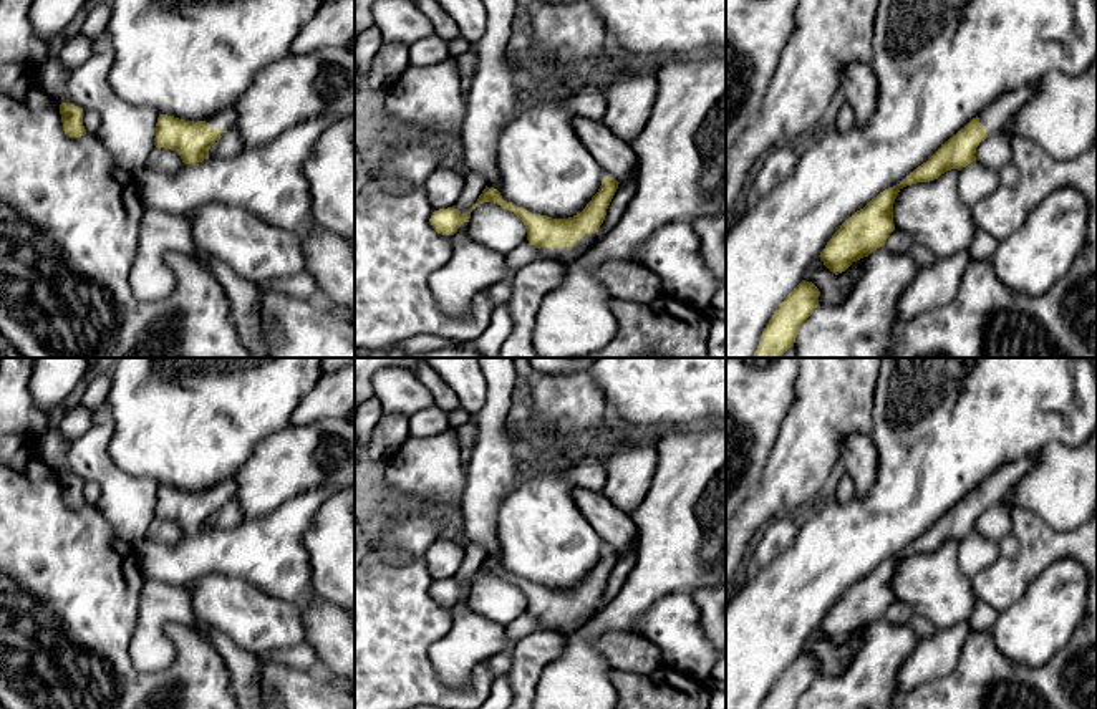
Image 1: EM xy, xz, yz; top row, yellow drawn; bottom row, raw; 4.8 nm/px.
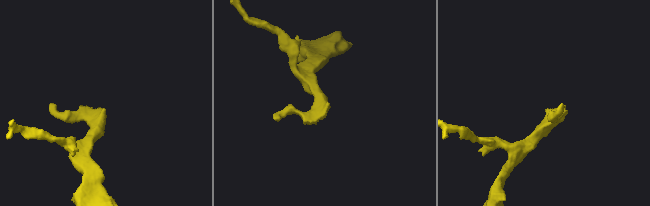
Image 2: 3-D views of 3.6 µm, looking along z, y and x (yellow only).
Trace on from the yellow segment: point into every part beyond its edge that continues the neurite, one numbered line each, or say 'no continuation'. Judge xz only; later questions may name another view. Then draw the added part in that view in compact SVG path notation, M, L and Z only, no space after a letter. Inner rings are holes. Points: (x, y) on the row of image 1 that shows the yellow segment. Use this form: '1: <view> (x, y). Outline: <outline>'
1: xz (681, 151). Outline: M726 56L671 58L653 71L656 99L651 114L631 142L638 157L636 192L618 224L598 237L583 234L572 247L539 248L539 258L567 265L565 282L542 301L534 323L532 345L542 358L577 358L595 353L610 345L618 331L616 318L610 310L611 295L597 278L597 270L606 262L638 265L640 247L661 227L683 222L691 224L698 215L726 212Z

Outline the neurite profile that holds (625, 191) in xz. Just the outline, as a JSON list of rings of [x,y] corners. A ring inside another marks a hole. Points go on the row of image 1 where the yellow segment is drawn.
[[[633,174],[626,182],[618,184],[618,189],[606,209],[605,220],[597,230],[597,237],[605,235],[618,224],[635,192],[636,192],[636,174]]]

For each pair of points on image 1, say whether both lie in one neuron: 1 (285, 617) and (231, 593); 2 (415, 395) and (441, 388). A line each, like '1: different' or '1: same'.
1: same
2: different

